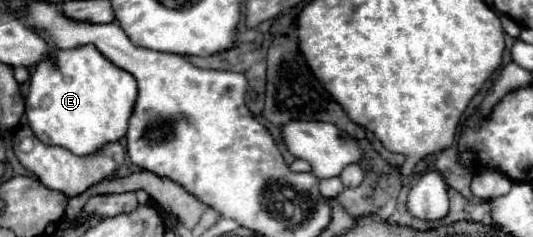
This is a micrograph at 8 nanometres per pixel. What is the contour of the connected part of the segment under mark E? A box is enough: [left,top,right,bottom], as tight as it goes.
[25,45,137,155]

